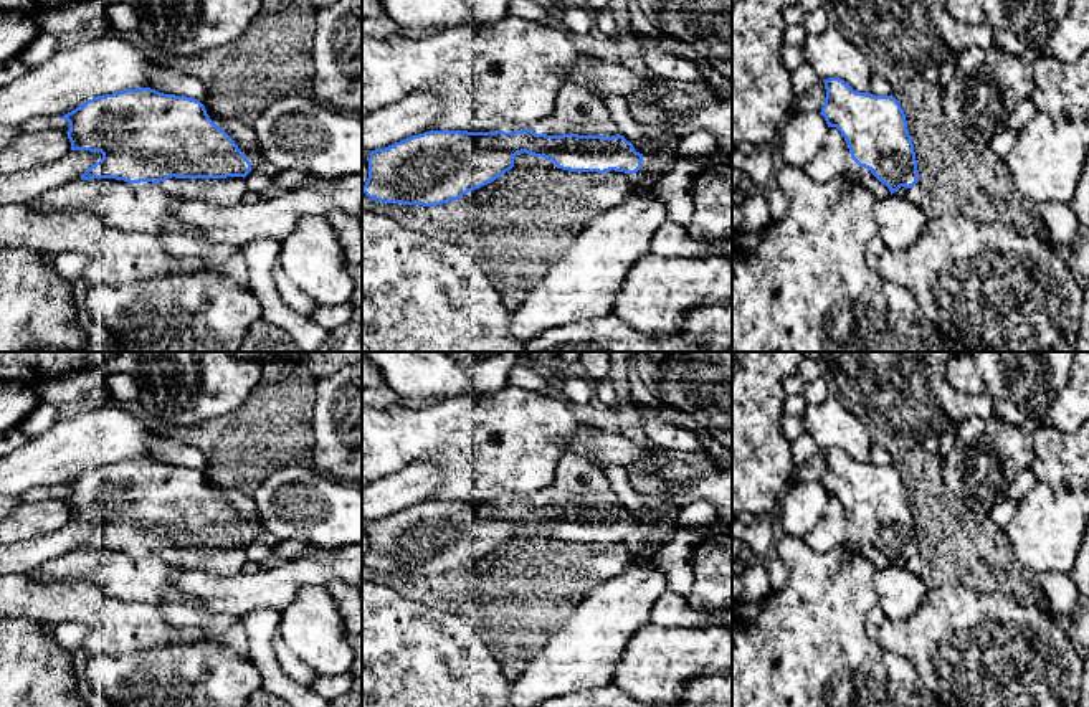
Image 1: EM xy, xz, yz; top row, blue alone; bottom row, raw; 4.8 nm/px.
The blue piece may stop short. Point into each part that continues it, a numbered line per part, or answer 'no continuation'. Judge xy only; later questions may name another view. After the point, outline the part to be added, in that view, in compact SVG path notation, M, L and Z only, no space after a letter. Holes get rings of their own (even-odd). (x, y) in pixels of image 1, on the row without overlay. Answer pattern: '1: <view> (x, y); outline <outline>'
1: xy (223, 562); outline M243 547L226 548L167 548L164 558L182 570L197 570L216 577L233 577L248 562Z

